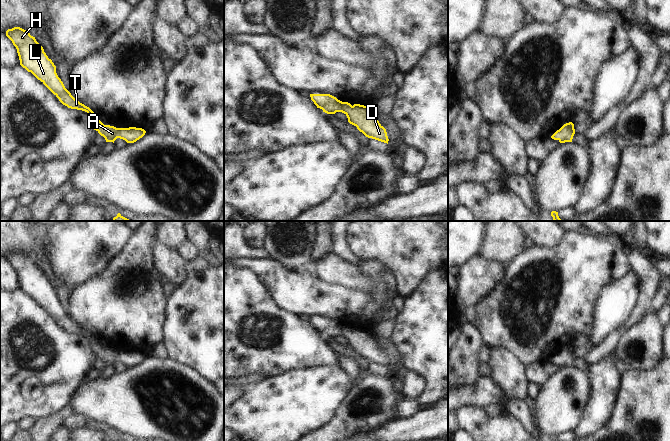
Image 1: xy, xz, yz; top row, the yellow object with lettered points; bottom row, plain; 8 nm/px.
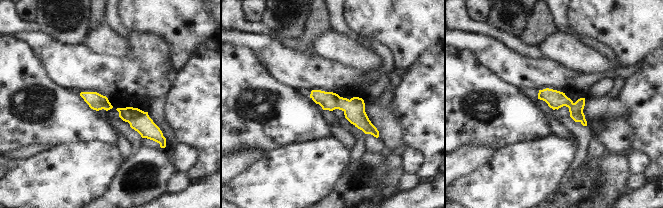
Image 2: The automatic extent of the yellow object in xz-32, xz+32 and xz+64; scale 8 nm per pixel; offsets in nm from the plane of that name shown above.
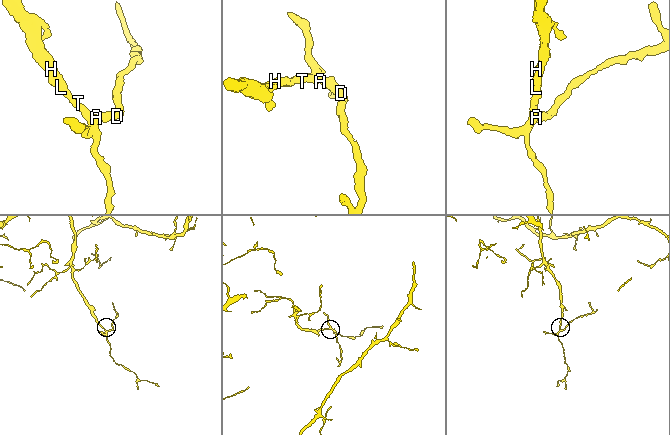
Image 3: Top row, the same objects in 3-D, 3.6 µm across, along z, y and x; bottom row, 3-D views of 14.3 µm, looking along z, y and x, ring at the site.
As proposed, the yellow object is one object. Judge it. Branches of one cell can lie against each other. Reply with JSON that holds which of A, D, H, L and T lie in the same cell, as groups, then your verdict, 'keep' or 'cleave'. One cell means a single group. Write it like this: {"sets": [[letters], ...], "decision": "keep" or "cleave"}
{"sets": [["A", "D", "H", "L", "T"]], "decision": "keep"}

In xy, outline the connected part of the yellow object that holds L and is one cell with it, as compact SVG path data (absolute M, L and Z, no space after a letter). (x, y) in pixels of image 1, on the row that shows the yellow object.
M14 27L6 31L6 36L17 49L20 65L40 80L63 105L71 109L85 111L91 119L93 129L103 136L106 142L114 143L117 138L120 138L127 143L134 143L145 135L146 131L142 128L116 128L104 125L89 107L80 103L65 88L56 73L56 66L28 31Z

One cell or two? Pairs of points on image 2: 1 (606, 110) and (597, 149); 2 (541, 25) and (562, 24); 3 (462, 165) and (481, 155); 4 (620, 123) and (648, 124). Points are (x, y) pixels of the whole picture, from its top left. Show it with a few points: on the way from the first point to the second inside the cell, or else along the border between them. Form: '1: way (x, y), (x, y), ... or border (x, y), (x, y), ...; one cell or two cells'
1: border (591, 134), (604, 146), (606, 153); two cells
2: border (548, 10), (557, 30); two cells
3: way (467, 160), (476, 155); one cell
4: border (620, 101), (626, 108), (631, 126), (631, 146); two cells

